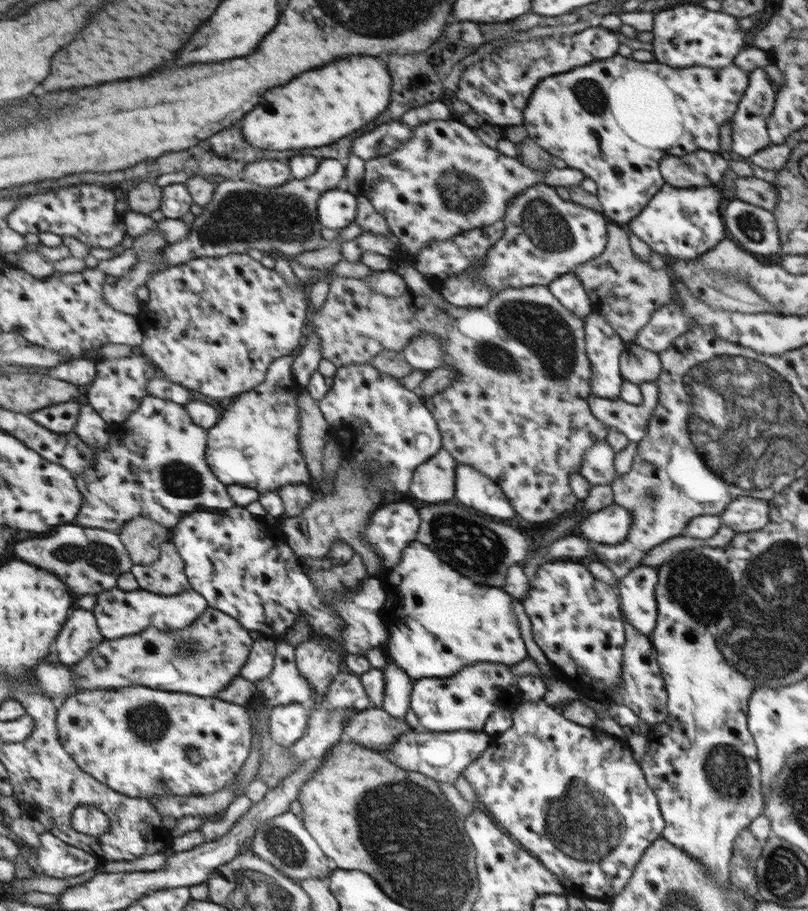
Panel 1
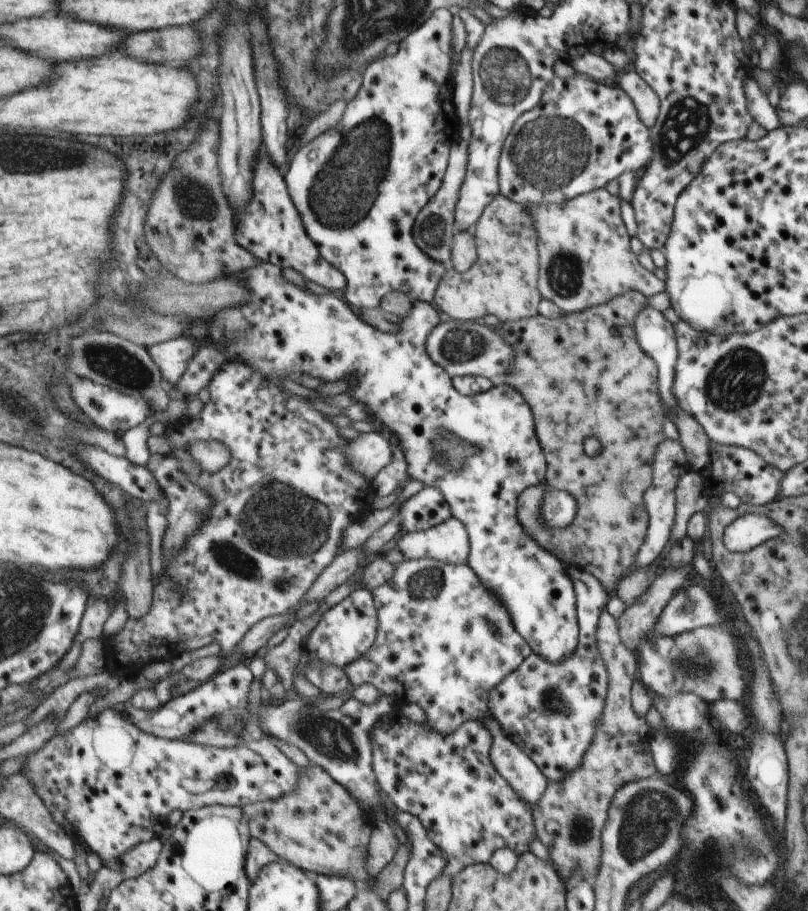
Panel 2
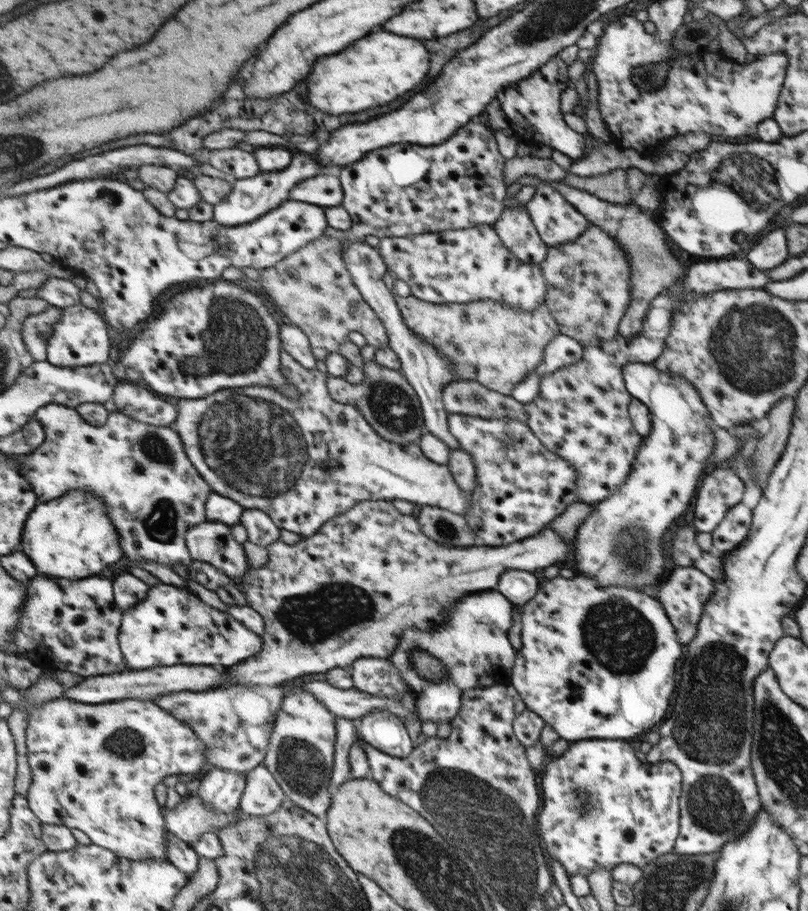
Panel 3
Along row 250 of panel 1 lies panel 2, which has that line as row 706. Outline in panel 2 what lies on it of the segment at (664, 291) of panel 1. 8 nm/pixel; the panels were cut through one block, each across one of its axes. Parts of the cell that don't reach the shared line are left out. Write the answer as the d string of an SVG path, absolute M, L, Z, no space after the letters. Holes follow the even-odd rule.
M604 605L599 614L596 645L604 659L604 666L608 668L609 686L597 720L596 736L582 764L568 773L566 778L548 782L545 793L533 806L537 838L549 848L551 861L556 864L557 873L565 883L575 873L589 882L596 880L603 860L601 832L608 820L611 800L618 789L626 783L659 775L650 746L654 726L634 710L632 703L632 688L639 674L638 656L621 641L617 619Z

